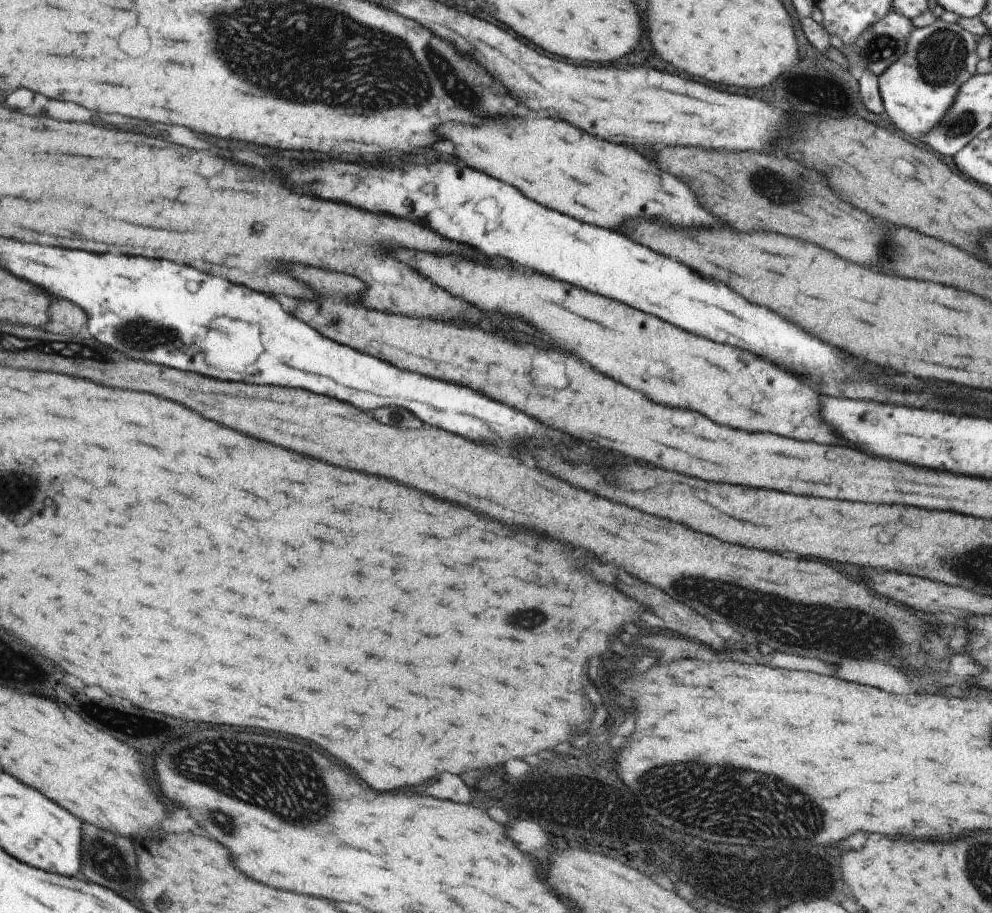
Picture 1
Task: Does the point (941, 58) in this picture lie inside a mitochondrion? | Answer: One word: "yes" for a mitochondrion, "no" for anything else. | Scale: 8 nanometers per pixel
yes

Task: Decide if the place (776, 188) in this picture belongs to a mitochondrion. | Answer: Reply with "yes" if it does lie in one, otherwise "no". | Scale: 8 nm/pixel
yes

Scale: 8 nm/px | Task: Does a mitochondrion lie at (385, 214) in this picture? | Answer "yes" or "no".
no

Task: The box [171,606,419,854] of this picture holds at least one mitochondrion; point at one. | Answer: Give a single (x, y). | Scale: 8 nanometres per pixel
(236, 827)

